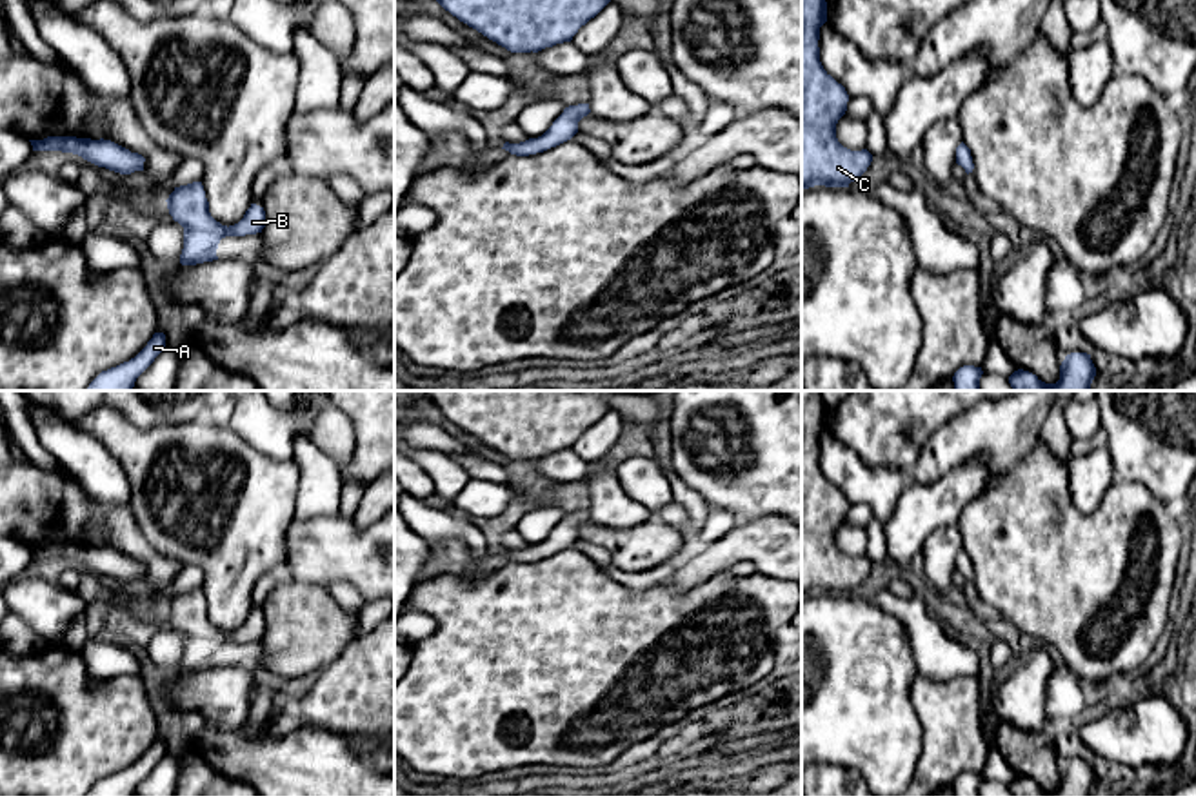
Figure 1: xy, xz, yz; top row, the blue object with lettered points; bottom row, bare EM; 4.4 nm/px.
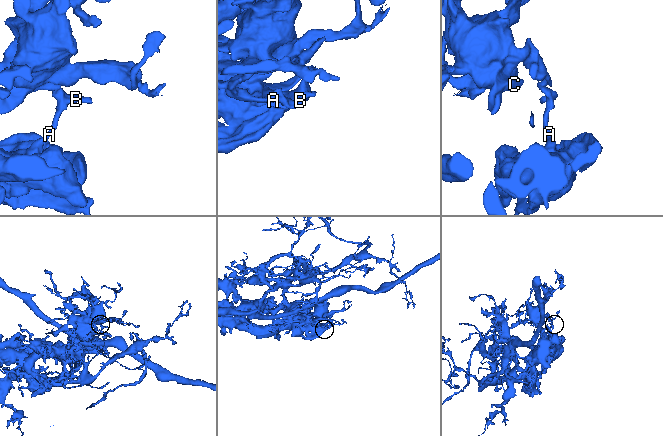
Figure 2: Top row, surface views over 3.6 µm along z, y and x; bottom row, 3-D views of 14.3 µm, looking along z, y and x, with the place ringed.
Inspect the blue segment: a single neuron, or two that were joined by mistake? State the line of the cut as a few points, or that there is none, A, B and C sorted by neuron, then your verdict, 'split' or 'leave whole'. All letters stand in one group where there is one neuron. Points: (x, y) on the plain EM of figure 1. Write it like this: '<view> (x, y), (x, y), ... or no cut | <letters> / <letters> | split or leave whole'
xz (533, 546), (549, 555) | A B / C | split

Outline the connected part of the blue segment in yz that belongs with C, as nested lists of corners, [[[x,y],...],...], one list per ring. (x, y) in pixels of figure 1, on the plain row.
[[[802,391],[802,596],[849,594],[872,569],[867,556],[851,558],[836,545],[836,531],[847,518],[849,502],[820,469],[820,434],[827,429],[822,391]]]

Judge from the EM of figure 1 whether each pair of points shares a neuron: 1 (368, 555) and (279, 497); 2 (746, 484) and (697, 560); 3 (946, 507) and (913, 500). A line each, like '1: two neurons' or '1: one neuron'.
1: two neurons
2: two neurons
3: one neuron

